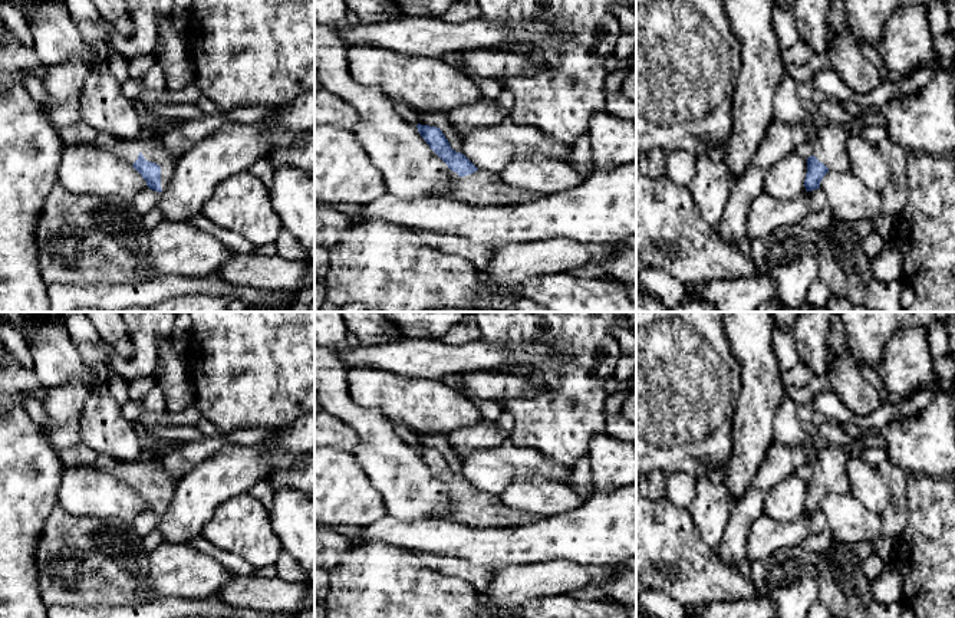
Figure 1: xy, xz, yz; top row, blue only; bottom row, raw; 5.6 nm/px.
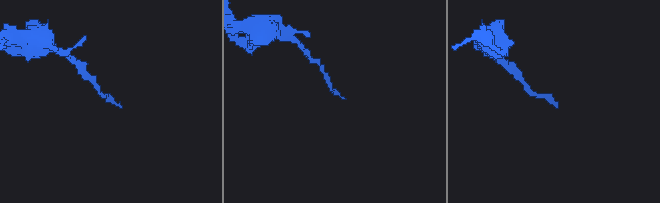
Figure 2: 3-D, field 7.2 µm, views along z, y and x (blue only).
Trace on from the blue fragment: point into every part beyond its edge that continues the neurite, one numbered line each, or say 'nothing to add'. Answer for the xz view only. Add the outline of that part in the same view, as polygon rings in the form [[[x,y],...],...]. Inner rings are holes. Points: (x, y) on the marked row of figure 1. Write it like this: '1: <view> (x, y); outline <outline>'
1: xz (481, 187); outline [[[448,168],[451,188],[439,197],[465,201],[475,206],[514,206],[539,200],[547,194],[524,191],[520,187],[507,185],[500,174],[487,170],[460,177]]]

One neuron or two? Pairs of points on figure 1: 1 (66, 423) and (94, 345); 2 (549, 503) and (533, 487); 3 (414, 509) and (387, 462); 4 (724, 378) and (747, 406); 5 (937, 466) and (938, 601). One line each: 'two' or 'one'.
1: one
2: one
3: one
4: two
5: two

